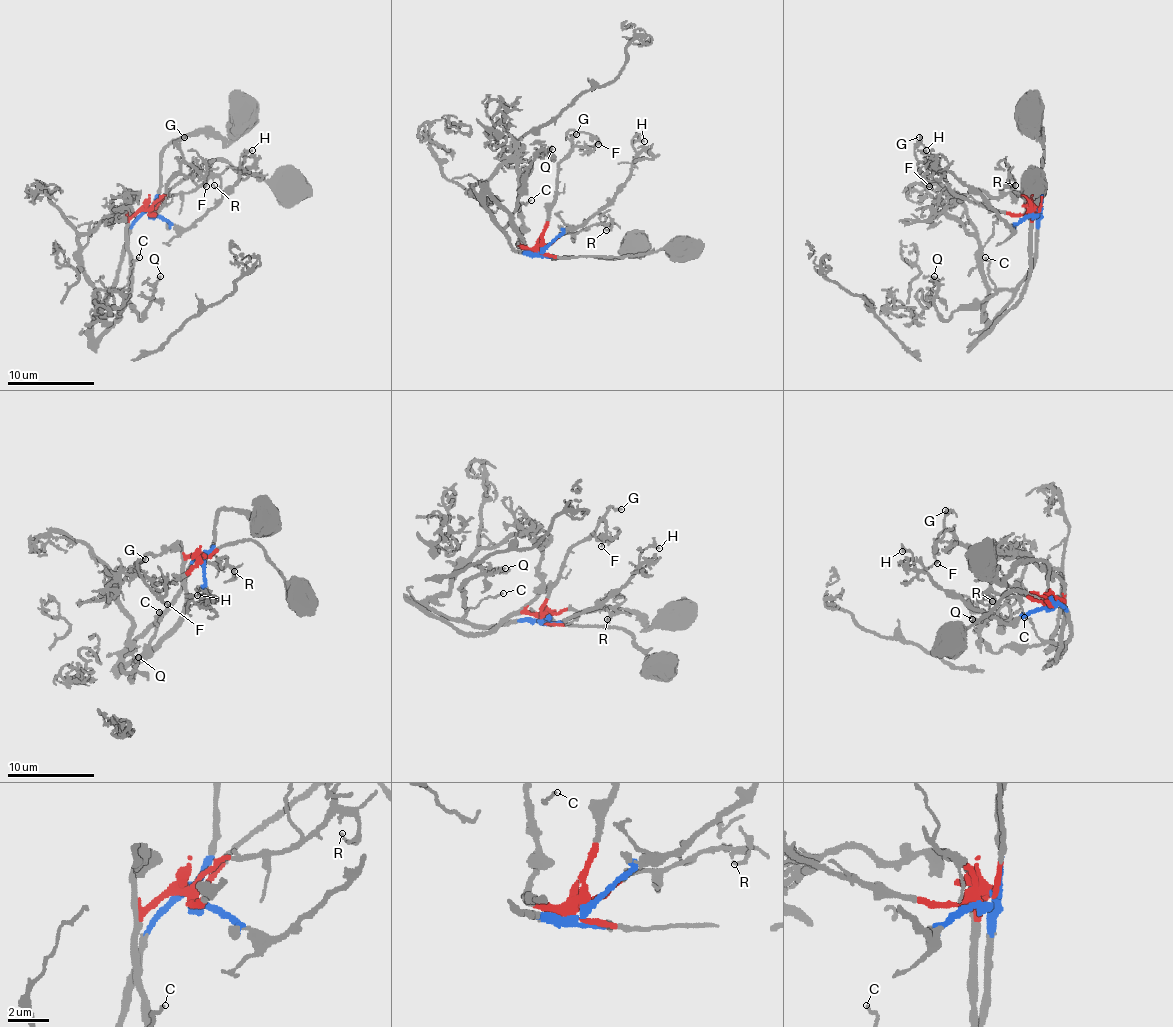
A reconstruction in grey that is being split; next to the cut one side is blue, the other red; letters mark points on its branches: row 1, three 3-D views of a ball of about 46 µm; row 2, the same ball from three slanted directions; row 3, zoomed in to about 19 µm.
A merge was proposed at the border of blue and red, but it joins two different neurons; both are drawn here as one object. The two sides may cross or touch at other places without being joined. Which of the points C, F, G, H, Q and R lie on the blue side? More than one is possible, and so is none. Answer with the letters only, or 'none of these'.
C, H, Q

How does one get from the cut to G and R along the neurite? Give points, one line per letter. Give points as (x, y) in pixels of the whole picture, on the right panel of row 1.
G: (1033, 214), (990, 210), (981, 204), (961, 199), (916, 156), (920, 136)
R: (1033, 214), (1031, 206), (1009, 184), (1009, 177), (1007, 180), (1009, 188), (1016, 184)

